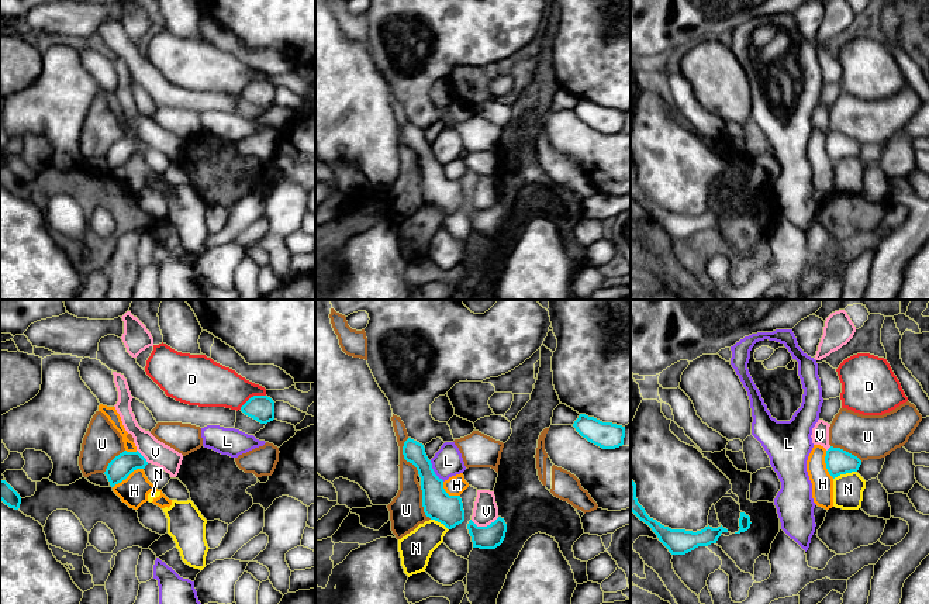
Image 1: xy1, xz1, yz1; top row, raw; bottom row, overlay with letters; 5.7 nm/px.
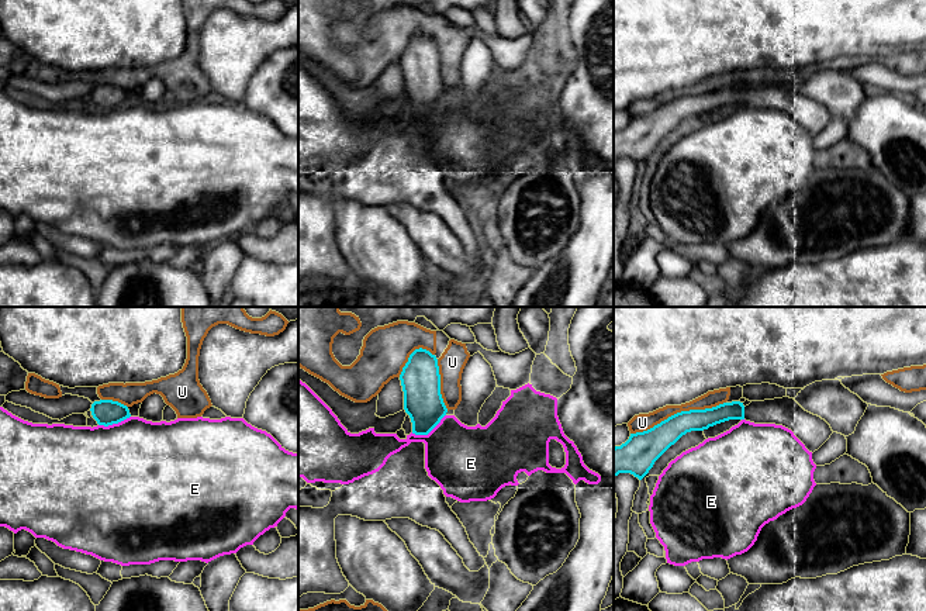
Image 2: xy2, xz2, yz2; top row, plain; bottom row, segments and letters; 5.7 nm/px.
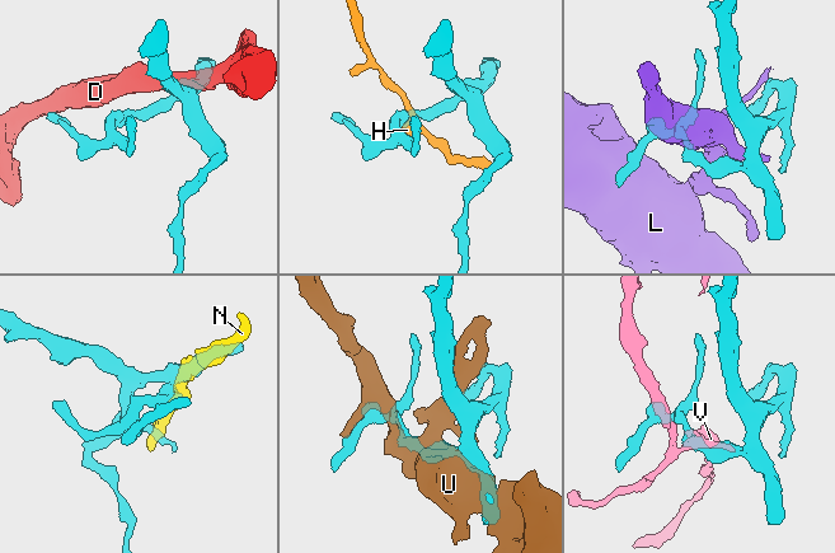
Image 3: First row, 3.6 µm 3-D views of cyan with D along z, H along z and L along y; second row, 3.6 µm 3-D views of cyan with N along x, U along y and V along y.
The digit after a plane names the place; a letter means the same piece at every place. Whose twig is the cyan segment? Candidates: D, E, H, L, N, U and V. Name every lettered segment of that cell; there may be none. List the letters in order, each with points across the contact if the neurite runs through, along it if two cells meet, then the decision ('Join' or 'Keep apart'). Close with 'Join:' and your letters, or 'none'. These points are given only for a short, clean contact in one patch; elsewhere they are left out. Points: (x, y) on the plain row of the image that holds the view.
D: Boundary: xy1 (265, 79), (254, 79), (239, 93). Keep apart
E: Keep apart
H: Boundary: xy1 (142, 152), (134, 154), (113, 172). Keep apart
L: Keep apart
N: Boundary: yz1 (856, 155), (841, 158), (833, 164). Keep apart
U: Keep apart
V: Keep apart
Join: none

